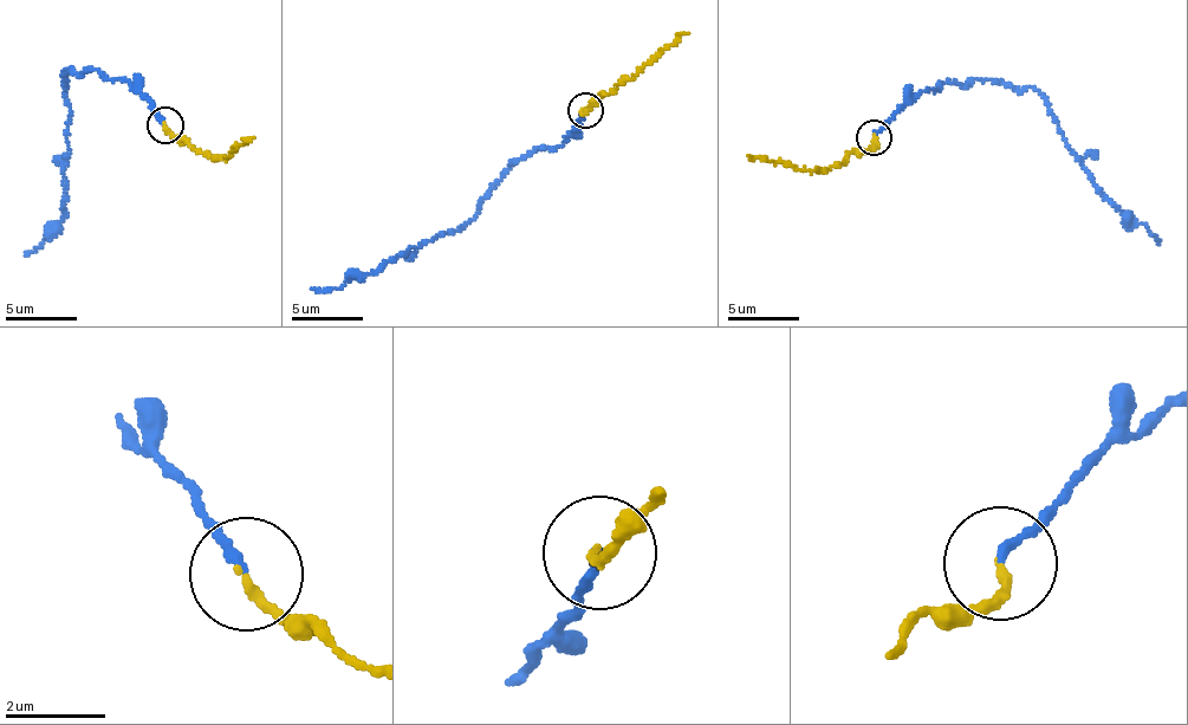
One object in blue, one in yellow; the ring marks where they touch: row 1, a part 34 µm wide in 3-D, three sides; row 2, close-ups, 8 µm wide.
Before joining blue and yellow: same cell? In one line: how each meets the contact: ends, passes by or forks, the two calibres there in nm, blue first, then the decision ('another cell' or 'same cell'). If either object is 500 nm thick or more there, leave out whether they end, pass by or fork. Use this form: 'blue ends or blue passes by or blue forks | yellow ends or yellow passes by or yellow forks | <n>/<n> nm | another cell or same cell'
blue ends | yellow ends | 170/160 nm | same cell

